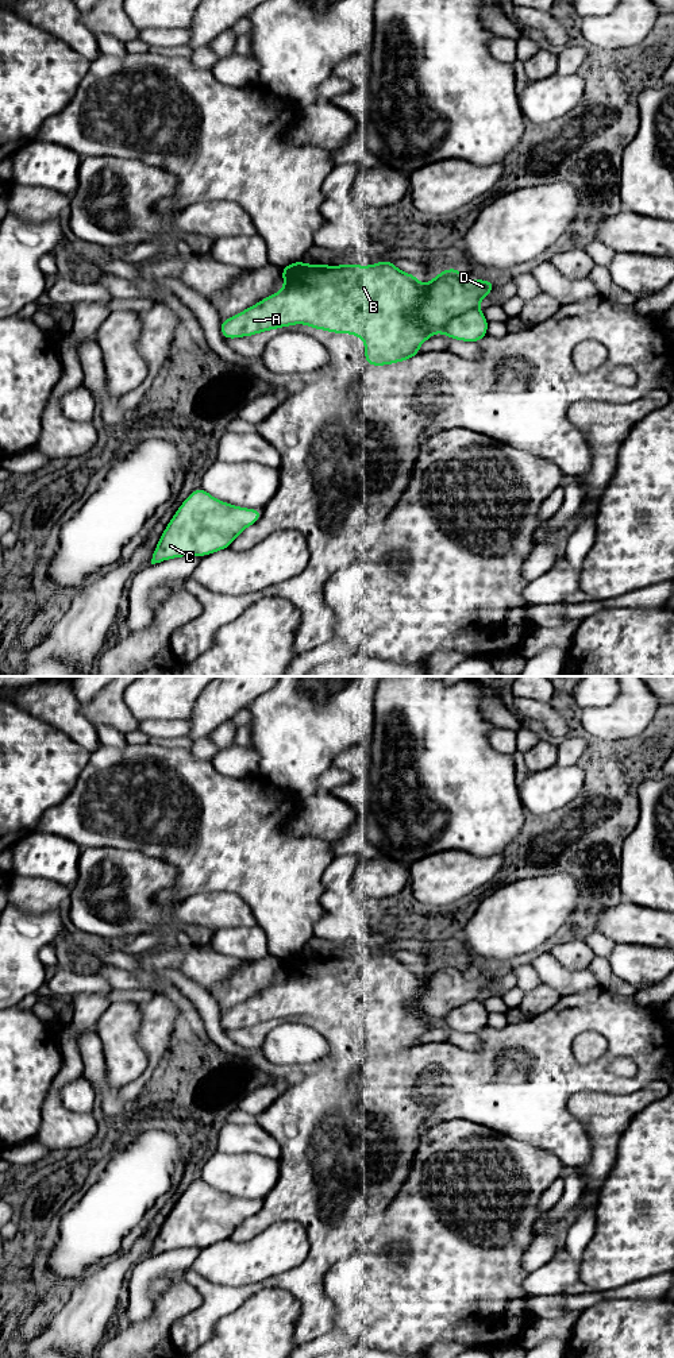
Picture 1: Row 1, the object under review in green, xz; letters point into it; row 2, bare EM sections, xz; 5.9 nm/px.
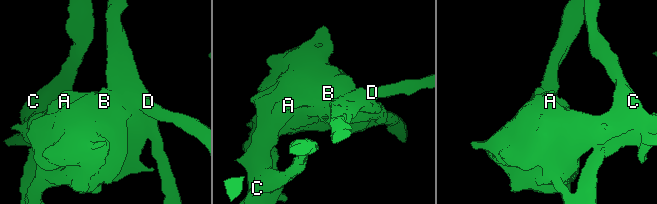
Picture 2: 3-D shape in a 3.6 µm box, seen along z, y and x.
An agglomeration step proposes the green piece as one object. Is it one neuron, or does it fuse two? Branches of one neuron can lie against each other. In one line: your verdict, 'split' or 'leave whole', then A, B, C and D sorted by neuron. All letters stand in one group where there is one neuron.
leave whole; A B C D

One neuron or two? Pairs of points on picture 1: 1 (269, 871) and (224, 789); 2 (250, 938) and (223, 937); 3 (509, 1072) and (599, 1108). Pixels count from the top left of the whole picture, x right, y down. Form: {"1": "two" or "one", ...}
{"1": "one", "2": "one", "3": "two"}

